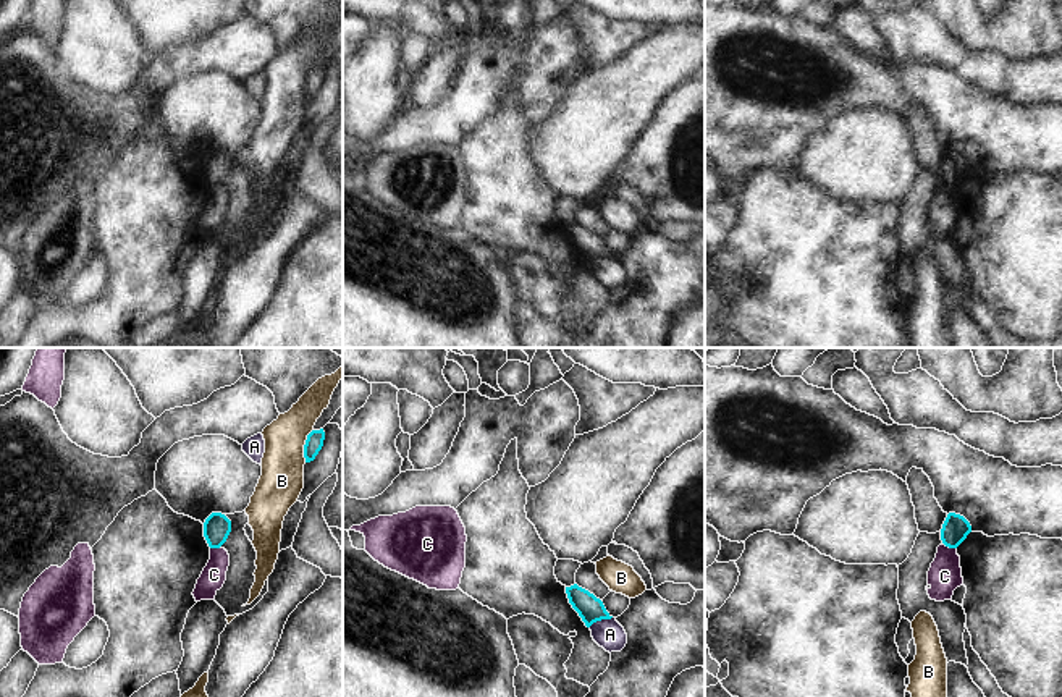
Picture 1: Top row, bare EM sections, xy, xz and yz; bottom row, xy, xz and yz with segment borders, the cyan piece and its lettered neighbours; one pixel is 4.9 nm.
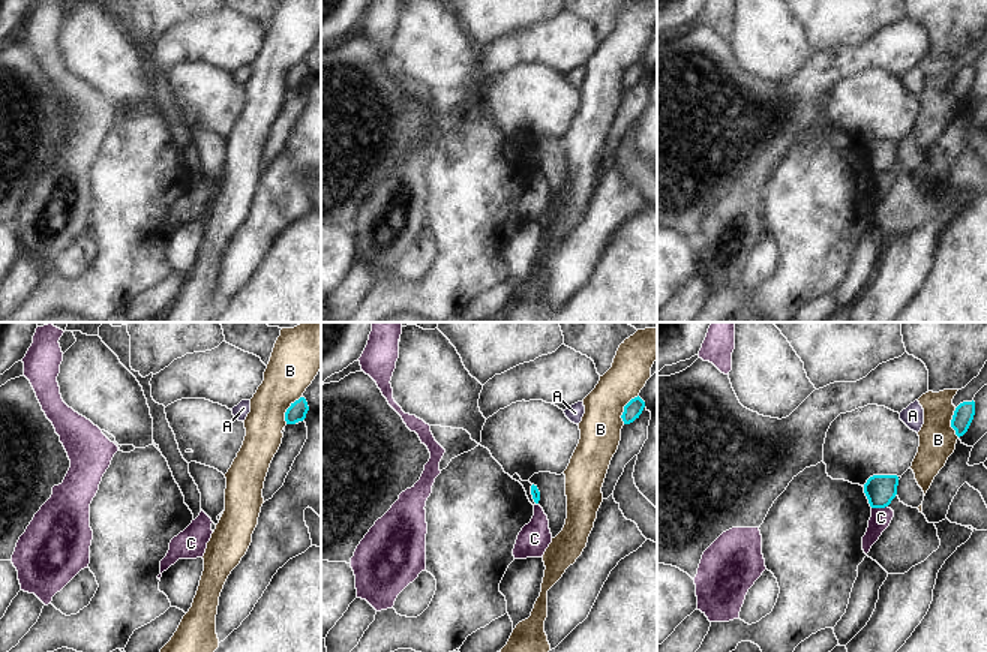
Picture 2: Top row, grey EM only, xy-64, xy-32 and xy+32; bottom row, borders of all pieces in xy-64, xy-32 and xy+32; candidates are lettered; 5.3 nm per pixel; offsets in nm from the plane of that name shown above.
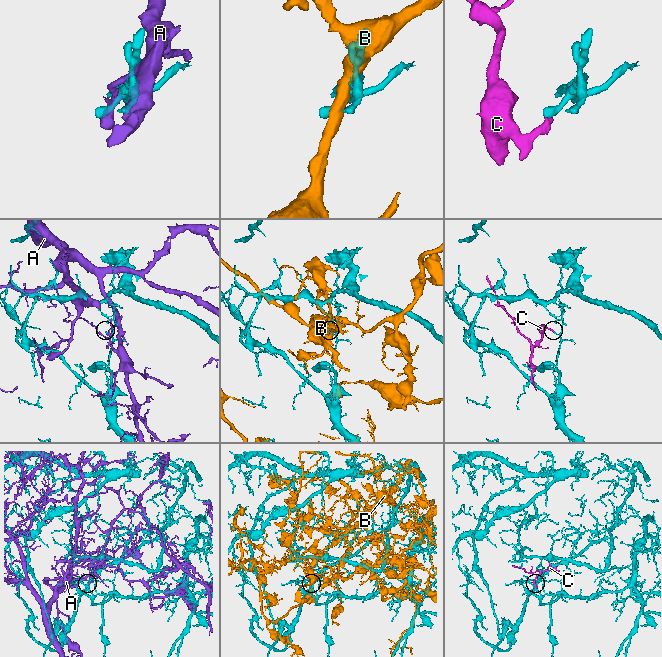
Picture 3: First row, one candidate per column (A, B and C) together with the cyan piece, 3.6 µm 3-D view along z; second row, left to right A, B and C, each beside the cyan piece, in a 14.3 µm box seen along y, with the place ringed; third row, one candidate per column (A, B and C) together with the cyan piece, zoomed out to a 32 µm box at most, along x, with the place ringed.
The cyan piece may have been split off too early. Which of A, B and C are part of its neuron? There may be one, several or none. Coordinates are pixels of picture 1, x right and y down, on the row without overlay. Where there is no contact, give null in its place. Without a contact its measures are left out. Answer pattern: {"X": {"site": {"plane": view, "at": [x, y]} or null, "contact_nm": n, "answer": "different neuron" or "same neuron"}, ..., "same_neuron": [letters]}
{"A": {"site": {"plane": "xz", "at": [600, 257]}, "contact_nm": 130, "answer": "different neuron"}, "B": {"site": {"plane": "xy", "at": [304, 83]}, "contact_nm": 170, "answer": "different neuron"}, "C": {"site": {"plane": "yz", "at": [949, 185]}, "contact_nm": 80, "answer": "different neuron"}, "same_neuron": []}

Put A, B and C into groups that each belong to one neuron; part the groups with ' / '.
A / B / C

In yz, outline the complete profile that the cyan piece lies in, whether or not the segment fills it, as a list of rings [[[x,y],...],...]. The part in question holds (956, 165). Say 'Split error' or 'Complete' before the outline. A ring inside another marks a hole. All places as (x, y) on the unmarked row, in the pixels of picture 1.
Complete. [[[949,150],[941,167],[941,178],[946,184],[957,186],[970,170],[971,163],[963,154]]]

